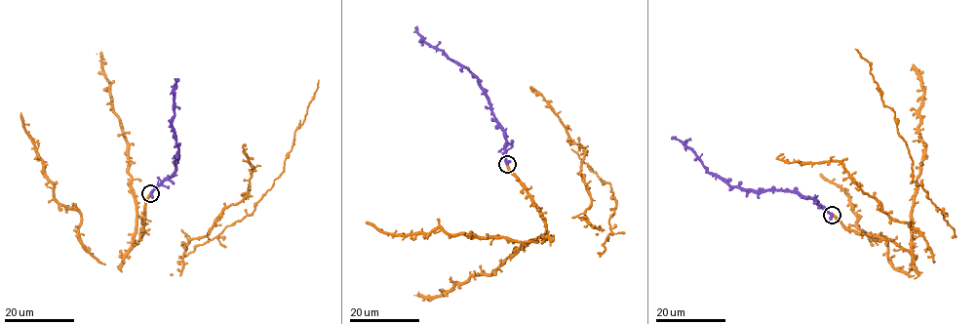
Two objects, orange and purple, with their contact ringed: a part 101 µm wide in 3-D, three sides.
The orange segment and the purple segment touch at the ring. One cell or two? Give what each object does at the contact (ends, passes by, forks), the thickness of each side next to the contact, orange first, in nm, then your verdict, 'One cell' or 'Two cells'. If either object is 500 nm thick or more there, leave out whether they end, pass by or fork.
At the ring orange ends. At the ring purple passes by. Thickness 460 nm (orange) against 380 nm. One cell

